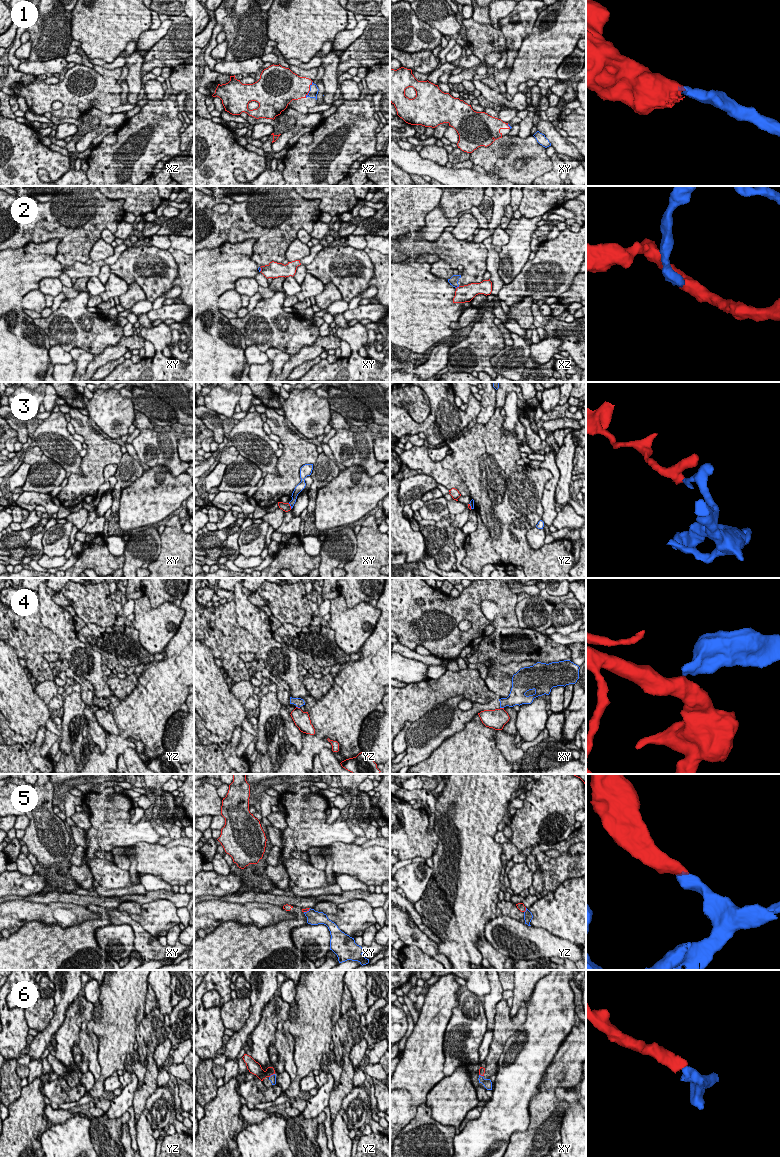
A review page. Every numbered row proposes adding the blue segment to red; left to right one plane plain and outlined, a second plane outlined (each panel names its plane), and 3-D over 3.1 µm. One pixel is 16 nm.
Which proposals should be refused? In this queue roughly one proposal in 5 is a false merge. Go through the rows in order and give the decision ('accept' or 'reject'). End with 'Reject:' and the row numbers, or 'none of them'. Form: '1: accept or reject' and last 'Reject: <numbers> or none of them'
1: accept
2: reject
3: reject
4: reject
5: accept
6: accept
Reject: 2, 3, 4

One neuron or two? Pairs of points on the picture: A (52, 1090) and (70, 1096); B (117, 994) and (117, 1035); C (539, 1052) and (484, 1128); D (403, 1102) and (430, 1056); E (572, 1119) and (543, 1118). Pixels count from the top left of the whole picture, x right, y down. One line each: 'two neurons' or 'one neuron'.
A: one neuron
B: one neuron
C: one neuron
D: one neuron
E: two neurons

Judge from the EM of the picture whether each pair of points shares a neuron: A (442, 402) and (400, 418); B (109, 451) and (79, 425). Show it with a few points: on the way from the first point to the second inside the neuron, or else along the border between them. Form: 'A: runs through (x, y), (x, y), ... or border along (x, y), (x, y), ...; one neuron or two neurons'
A: runs through (437, 414), (425, 426), (412, 426); one neuron
B: runs through (102, 447), (86, 431); one neuron

